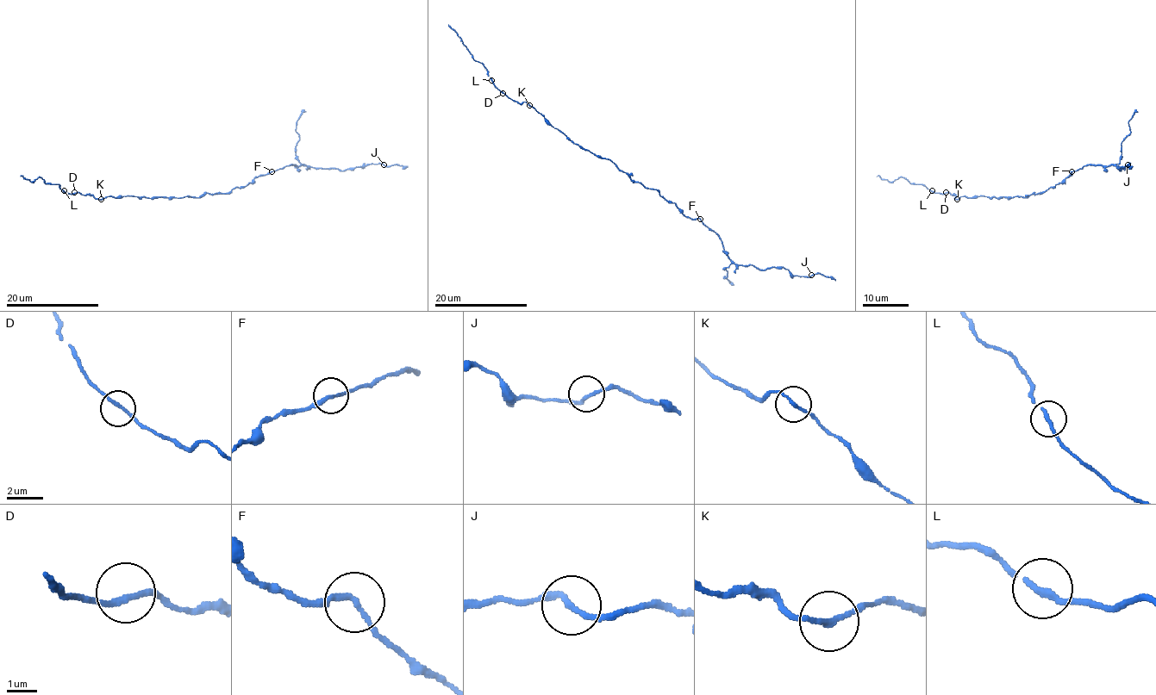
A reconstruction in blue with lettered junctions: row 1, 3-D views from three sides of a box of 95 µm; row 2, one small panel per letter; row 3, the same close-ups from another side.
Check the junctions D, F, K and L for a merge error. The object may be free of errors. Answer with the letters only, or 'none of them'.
none of them

